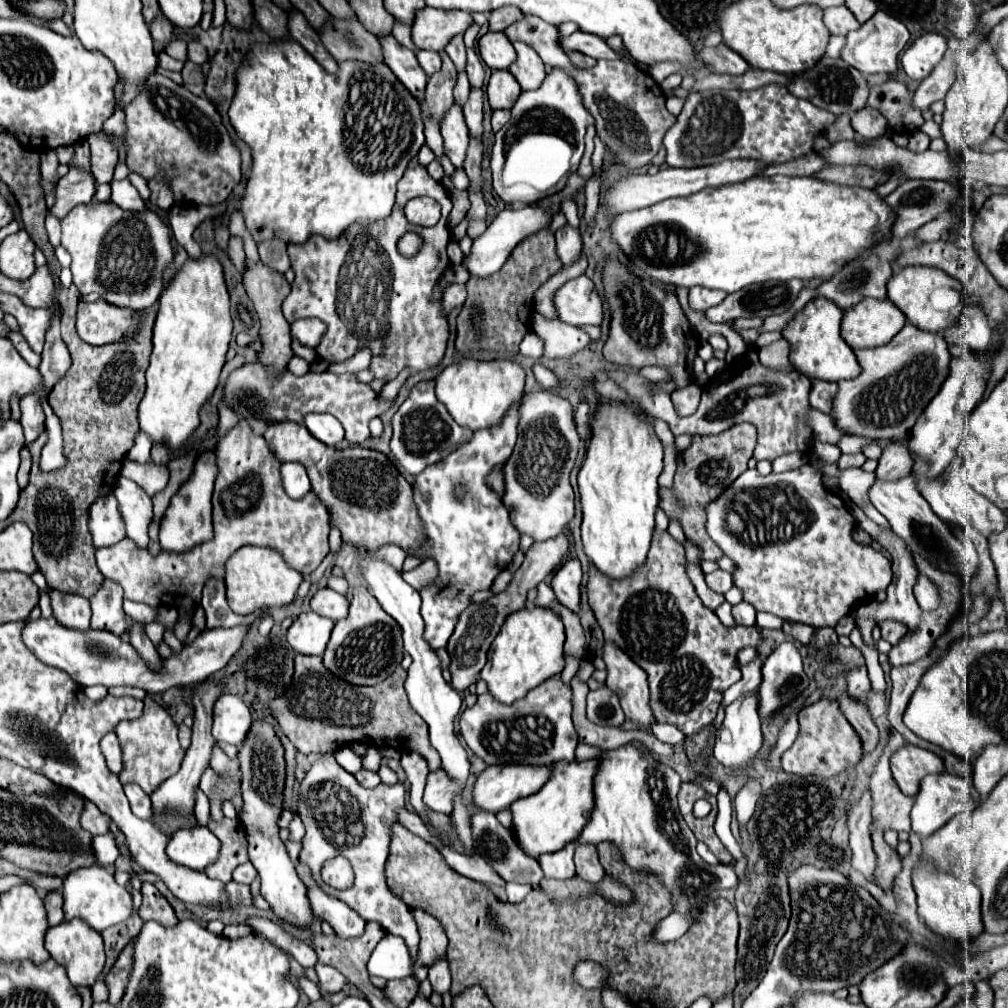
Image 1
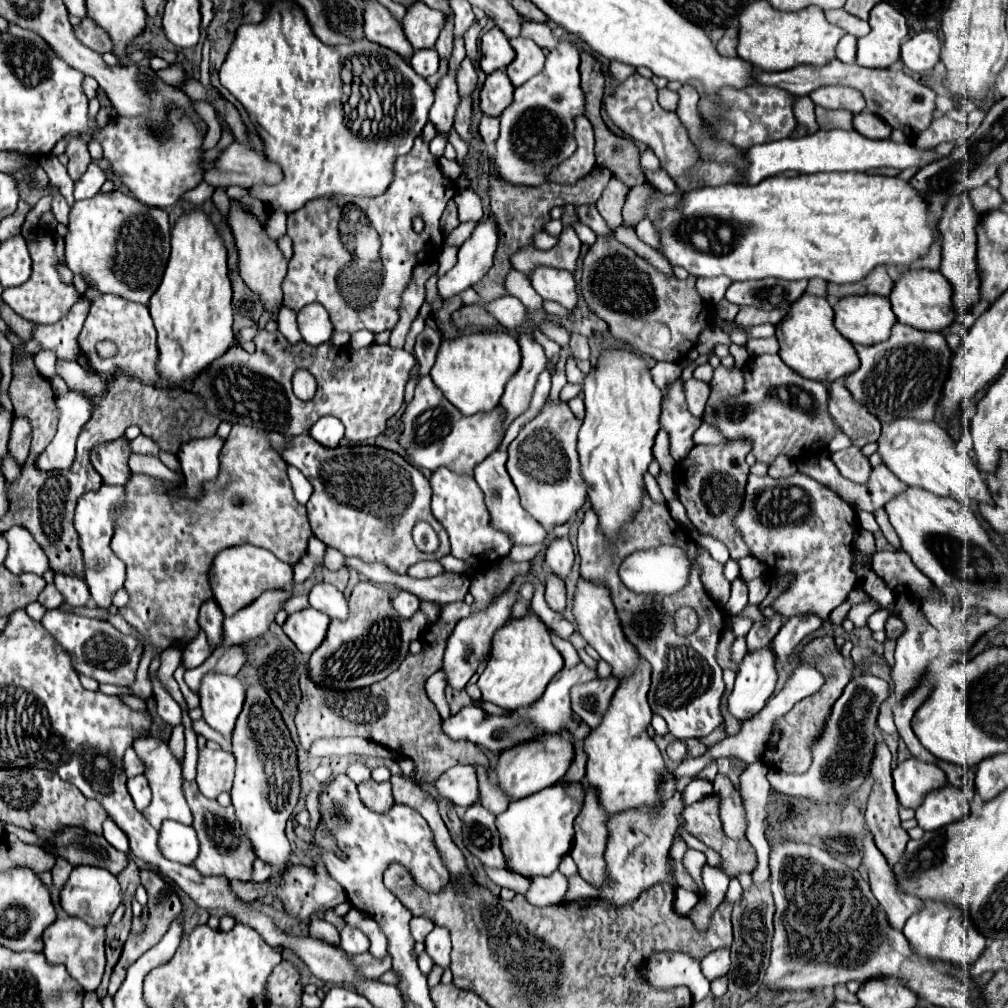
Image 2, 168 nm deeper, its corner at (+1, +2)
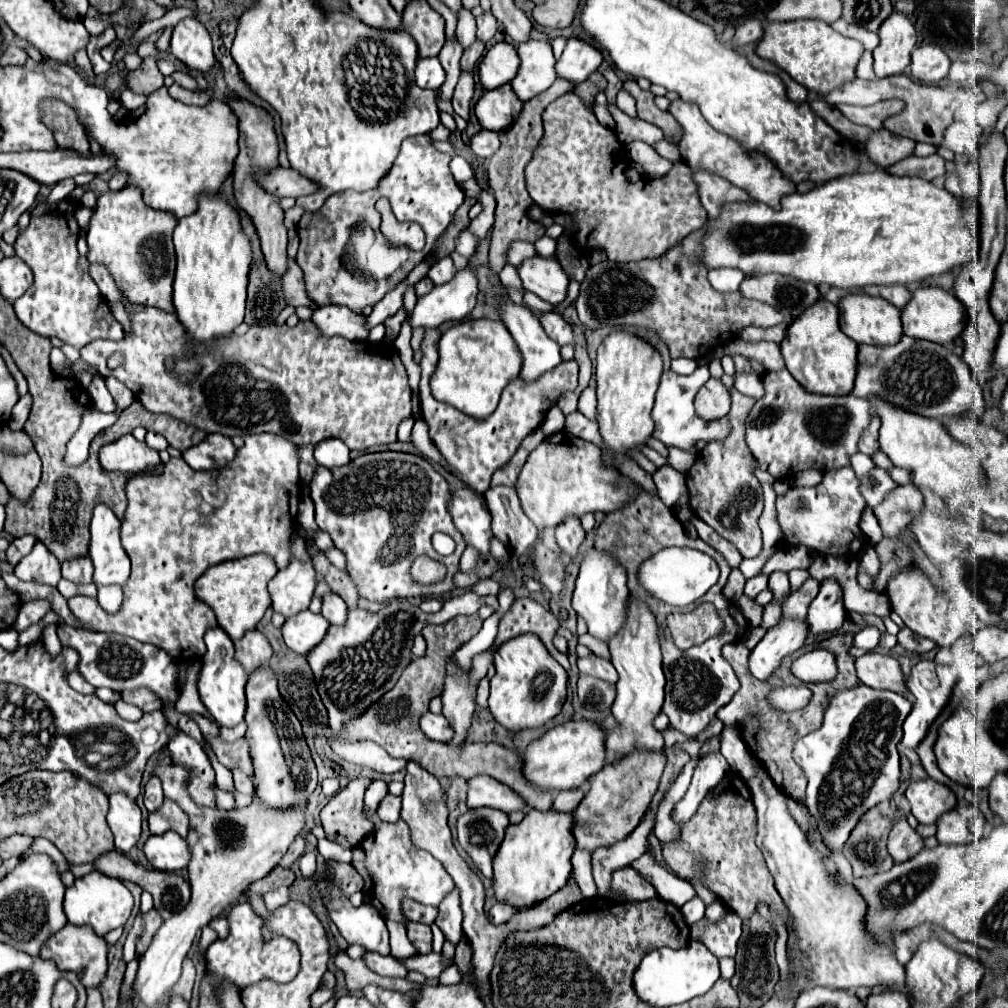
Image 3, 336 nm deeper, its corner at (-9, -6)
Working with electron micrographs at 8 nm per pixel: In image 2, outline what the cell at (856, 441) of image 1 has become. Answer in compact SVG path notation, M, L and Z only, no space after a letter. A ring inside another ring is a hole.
M894 420L882 426L878 438L878 454L884 464L908 486L924 488L936 496L952 496L958 502L968 504L992 504L992 496L980 472L976 472L968 454L958 454L954 440L938 422L918 422L918 420Z

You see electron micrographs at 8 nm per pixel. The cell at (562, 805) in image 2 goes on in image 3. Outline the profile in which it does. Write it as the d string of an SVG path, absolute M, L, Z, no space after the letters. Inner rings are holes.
M530 810L520 824L510 824L492 862L496 900L516 908L528 908L564 888L572 872L570 858L576 848L574 836L570 836L570 826L572 814L554 810Z

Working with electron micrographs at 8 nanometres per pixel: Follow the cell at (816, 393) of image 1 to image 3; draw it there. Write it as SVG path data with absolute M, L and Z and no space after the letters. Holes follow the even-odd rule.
M874 416L870 426L866 428L866 432L862 432L862 436L860 436L860 442L858 442L860 452L864 452L868 456L874 456L880 450L880 446L878 446L878 428L880 428L880 420L878 420L878 416Z

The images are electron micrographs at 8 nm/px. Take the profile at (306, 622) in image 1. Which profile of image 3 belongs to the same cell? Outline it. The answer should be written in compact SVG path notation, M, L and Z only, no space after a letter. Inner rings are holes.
M304 610L292 618L286 618L282 626L282 638L294 652L306 654L310 652L310 648L314 648L314 644L318 644L318 640L326 636L328 628L330 624L324 616Z

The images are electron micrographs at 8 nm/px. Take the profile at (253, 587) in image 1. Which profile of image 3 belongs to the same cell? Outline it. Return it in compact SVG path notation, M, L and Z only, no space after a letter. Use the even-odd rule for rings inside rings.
M252 554L246 558L220 562L216 566L210 566L196 580L194 592L202 602L206 602L214 610L214 614L218 618L218 626L232 640L238 640L244 636L244 632L254 630L256 624L262 620L264 612L270 608L270 594L268 594L266 586L276 572L278 570L274 566L274 560L270 560L270 556Z

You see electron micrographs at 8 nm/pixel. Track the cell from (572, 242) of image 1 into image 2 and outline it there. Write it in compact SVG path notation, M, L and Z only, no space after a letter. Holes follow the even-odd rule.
M538 232L536 240L534 240L534 246L536 246L538 250L550 250L550 248L554 248L556 244L558 244L558 236L552 236L552 234L548 234L548 232Z

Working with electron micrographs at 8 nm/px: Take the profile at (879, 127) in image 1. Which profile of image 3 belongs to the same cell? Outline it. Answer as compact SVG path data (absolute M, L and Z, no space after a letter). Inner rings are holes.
M878 130L870 136L866 144L866 156L876 164L878 168L888 168L896 164L896 160L902 160L914 152L916 142L896 136L888 130Z

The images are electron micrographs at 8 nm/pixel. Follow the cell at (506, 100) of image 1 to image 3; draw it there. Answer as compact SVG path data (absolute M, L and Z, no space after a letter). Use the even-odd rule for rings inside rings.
M506 84L496 90L484 92L474 106L474 114L482 128L502 132L504 128L510 128L510 124L514 124L514 120L522 112L522 104L524 102L514 96L510 84Z

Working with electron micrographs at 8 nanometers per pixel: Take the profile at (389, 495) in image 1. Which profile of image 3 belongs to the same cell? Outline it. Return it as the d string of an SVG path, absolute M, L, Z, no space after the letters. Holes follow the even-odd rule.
M376 452L376 454L362 454L354 458L350 464L330 472L328 468L318 466L316 476L310 482L312 500L316 506L316 524L318 528L326 530L334 546L346 556L346 572L356 584L362 598L370 602L388 602L388 600L404 600L414 596L432 596L432 594L446 594L452 592L454 586L454 574L460 570L460 556L466 548L466 542L462 534L452 524L448 504L452 500L450 486L446 478L442 478L428 460L416 454L406 452ZM434 532L446 532L456 540L456 550L450 556L440 556L432 548L432 534ZM418 556L430 556L438 562L442 562L448 568L448 574L444 582L432 584L432 586L416 586L410 578L410 564Z

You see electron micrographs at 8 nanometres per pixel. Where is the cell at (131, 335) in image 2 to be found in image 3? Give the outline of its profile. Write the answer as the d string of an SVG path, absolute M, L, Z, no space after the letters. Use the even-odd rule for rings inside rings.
M146 306L146 308L140 308L134 316L130 316L130 322L132 322L132 330L134 330L134 338L124 338L122 344L114 344L114 342L108 342L108 340L96 340L94 344L88 344L84 346L80 352L82 352L82 360L86 360L88 364L96 366L98 372L102 376L114 376L118 378L120 382L124 382L132 392L134 392L134 398L140 400L144 404L144 408L148 408L150 412L156 412L156 414L168 414L176 420L182 420L190 426L196 426L204 432L220 432L224 436L248 436L248 434L262 434L262 432L272 432L272 434L282 434L286 436L288 440L292 440L294 444L298 446L304 446L304 444L312 444L316 446L318 442L322 440L328 440L328 438L340 438L350 450L366 450L374 444L392 444L398 440L396 436L396 430L398 430L398 424L402 420L406 420L408 416L412 416L412 406L410 406L410 386L408 386L408 374L406 374L406 368L398 356L398 350L392 346L392 344L386 344L386 342L352 342L352 340L346 340L342 336L324 336L318 326L312 322L312 320L300 320L296 326L276 326L276 324L270 324L270 326L252 326L246 334L242 336L236 336L236 334L230 334L226 336L224 340L212 340L210 344L194 344L192 350L196 356L188 358L188 360L176 360L178 354L182 350L188 348L188 338L186 338L186 330L182 328L180 320L176 320L174 314L170 312L164 312L164 310L158 310L158 308L152 308L152 306ZM114 352L120 352L124 356L124 364L118 366L116 370L108 370L106 368L106 360L114 354ZM394 352L396 352L396 366L394 366ZM168 356L174 356L174 374L166 374L164 370L164 360ZM198 374L198 380L188 384L188 380Z

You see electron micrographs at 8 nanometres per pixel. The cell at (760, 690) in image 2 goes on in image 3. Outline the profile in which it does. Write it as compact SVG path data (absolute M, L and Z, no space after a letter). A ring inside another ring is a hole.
M782 618L776 626L768 628L766 636L758 642L758 646L750 654L750 672L758 680L766 680L778 666L780 660L800 646L804 646L808 638L808 622Z

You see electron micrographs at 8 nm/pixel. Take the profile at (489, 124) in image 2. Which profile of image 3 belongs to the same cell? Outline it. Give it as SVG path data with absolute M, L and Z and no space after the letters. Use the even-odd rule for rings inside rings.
M480 130L470 138L470 148L480 158L490 158L498 150L498 134L490 130Z

